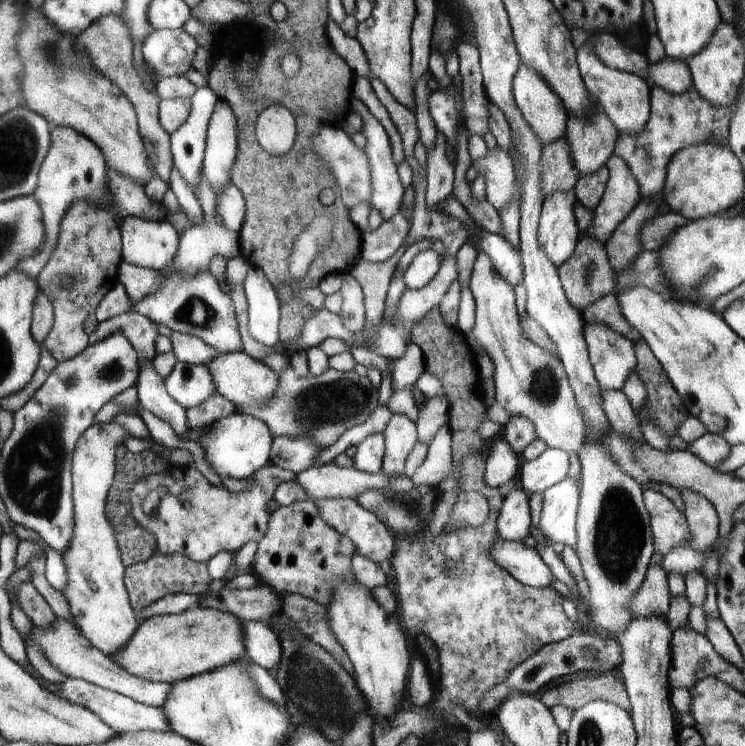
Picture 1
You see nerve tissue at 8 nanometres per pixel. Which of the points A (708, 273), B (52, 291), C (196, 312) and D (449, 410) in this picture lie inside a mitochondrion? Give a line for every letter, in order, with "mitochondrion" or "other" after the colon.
A: mitochondrion
B: other
C: mitochondrion
D: other

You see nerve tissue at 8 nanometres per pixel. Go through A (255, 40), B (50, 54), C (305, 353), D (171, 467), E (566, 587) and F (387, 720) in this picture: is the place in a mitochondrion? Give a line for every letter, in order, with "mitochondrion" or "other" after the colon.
A: other
B: mitochondrion
C: other
D: other
E: other
F: other

